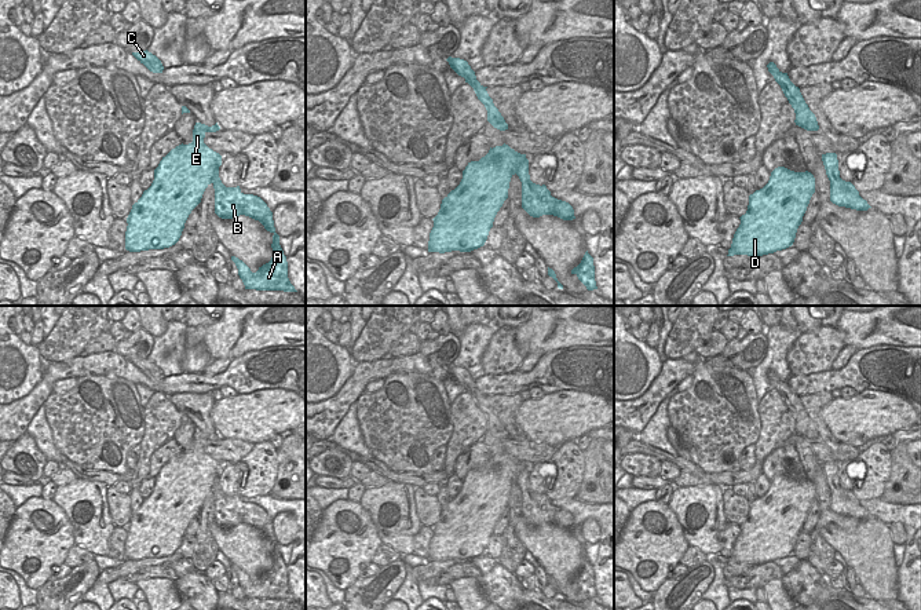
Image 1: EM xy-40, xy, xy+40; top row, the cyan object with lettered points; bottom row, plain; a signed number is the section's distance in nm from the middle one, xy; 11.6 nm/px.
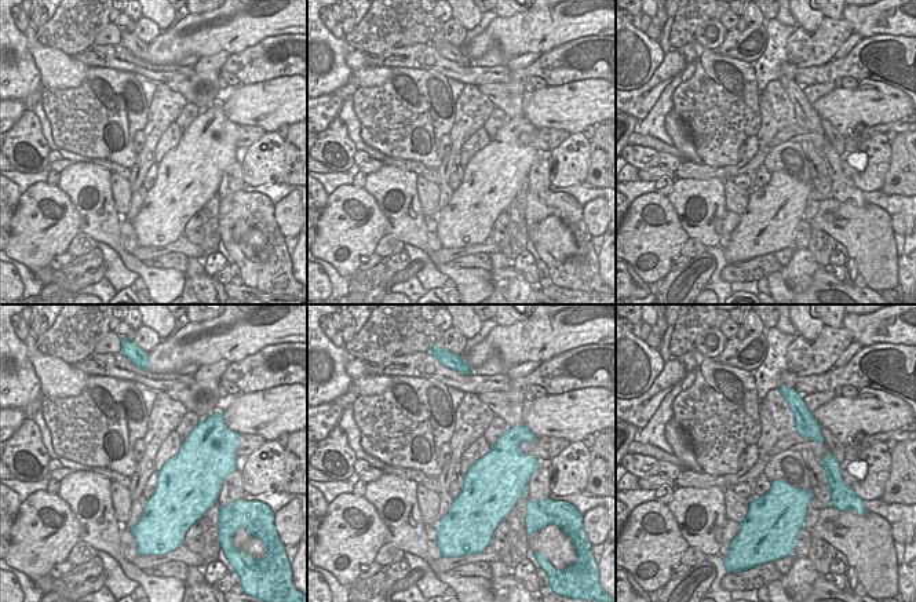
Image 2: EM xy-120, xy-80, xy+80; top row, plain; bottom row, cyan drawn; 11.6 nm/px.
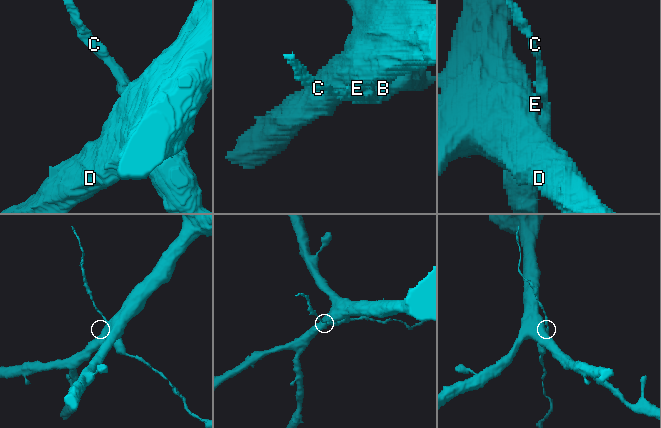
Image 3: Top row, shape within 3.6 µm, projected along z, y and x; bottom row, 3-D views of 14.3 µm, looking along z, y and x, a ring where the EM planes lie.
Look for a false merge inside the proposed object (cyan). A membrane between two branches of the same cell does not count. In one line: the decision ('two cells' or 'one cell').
two cells

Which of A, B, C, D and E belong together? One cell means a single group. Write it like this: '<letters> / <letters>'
A B C / D E

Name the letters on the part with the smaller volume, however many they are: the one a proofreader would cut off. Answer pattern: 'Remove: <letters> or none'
Remove: A, B, C

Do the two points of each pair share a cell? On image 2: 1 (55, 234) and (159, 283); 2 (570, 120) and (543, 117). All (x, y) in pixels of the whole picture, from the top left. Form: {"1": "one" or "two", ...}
{"1": "two", "2": "one"}

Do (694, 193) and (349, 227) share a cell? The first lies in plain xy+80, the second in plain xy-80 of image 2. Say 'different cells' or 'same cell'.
different cells

